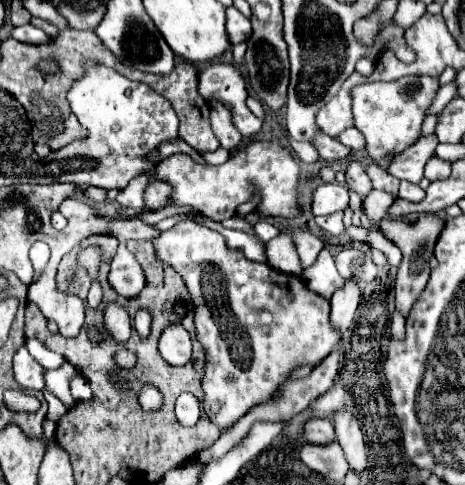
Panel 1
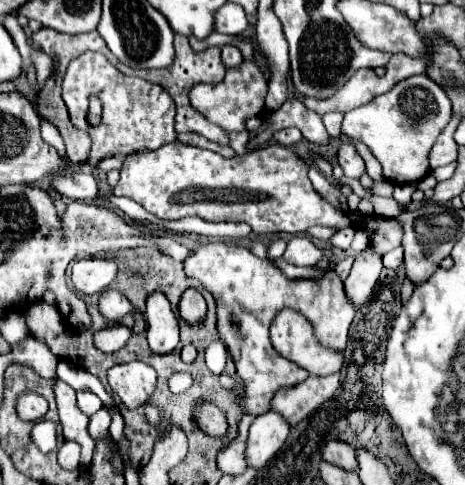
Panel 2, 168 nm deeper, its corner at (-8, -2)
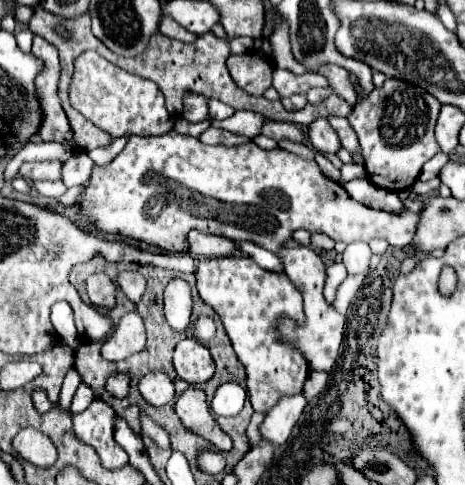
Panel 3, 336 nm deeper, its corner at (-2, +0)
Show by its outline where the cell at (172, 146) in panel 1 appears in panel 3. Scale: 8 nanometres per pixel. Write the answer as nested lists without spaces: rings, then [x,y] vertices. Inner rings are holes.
[[[76,150],[62,168],[62,182],[66,184],[66,188],[84,184],[90,178],[92,168],[94,168],[94,162],[86,156],[86,152]]]

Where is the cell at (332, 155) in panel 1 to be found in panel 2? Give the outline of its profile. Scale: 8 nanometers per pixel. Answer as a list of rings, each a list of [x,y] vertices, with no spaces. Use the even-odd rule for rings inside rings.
[[[298,98],[286,100],[278,110],[274,110],[270,114],[266,124],[268,126],[256,138],[252,138],[252,142],[246,146],[248,152],[256,150],[262,142],[270,140],[274,136],[274,132],[288,128],[288,126],[296,126],[308,142],[314,142],[320,146],[326,146],[330,142],[330,136],[322,124],[322,118],[316,112],[308,110]]]

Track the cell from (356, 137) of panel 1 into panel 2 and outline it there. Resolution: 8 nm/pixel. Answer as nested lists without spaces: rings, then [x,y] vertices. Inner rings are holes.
[[[329,112],[322,116],[323,124],[328,132],[328,134],[333,138],[339,138],[342,134],[342,121],[343,114],[340,112]]]

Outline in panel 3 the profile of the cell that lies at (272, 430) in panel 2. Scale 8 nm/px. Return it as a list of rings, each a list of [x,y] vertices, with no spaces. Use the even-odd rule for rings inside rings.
[[[302,392],[292,396],[282,396],[278,404],[266,414],[266,420],[260,426],[262,438],[272,440],[274,444],[284,444],[290,438],[294,424],[298,422],[306,406],[306,396]]]

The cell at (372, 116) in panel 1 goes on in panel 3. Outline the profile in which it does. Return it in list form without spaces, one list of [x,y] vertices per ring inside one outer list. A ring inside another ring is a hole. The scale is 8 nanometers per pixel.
[[[388,78],[382,88],[374,88],[366,100],[354,106],[354,112],[348,116],[348,120],[358,134],[364,168],[372,184],[400,192],[408,190],[416,182],[422,166],[440,152],[434,136],[438,112],[440,102],[434,96],[422,92],[422,88],[414,88],[414,84],[394,78]]]

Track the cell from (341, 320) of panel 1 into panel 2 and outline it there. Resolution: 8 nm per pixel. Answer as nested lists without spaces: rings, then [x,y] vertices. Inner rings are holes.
[[[358,254],[356,262],[344,280],[346,296],[352,300],[356,310],[360,310],[372,296],[374,286],[378,282],[378,274],[382,270],[382,262],[378,256],[368,256],[368,254]]]

